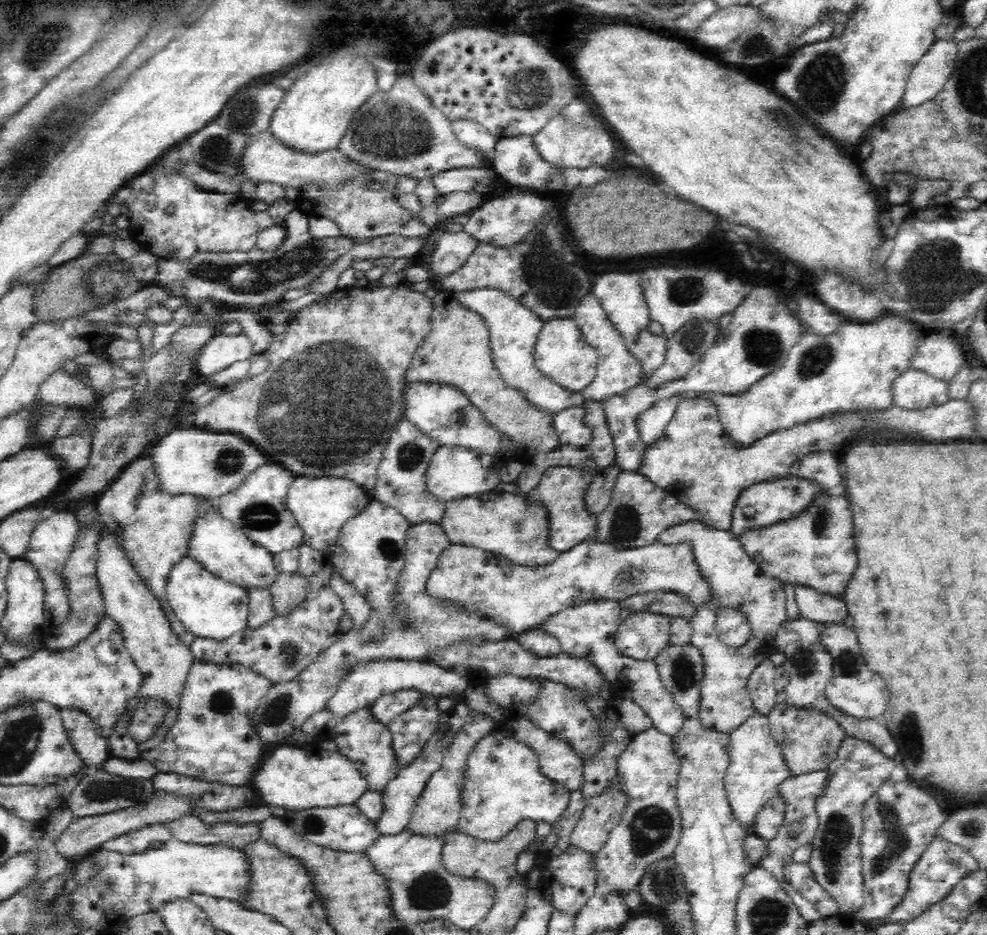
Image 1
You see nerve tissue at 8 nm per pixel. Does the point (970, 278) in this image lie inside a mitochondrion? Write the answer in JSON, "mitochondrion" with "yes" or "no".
{"mitochondrion":"yes"}

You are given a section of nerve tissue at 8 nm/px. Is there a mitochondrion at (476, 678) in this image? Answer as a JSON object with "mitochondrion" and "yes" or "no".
{"mitochondrion":"no"}

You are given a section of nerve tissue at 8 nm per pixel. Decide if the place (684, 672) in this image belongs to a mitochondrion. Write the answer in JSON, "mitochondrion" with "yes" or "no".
{"mitochondrion":"yes"}

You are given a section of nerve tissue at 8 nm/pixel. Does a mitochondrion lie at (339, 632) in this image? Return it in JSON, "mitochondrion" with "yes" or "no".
{"mitochondrion":"no"}

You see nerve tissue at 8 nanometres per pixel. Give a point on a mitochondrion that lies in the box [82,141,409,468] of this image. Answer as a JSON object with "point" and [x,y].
{"point":[354,384]}

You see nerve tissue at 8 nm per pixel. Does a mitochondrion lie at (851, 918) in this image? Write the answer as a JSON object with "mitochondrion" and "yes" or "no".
{"mitochondrion":"no"}

